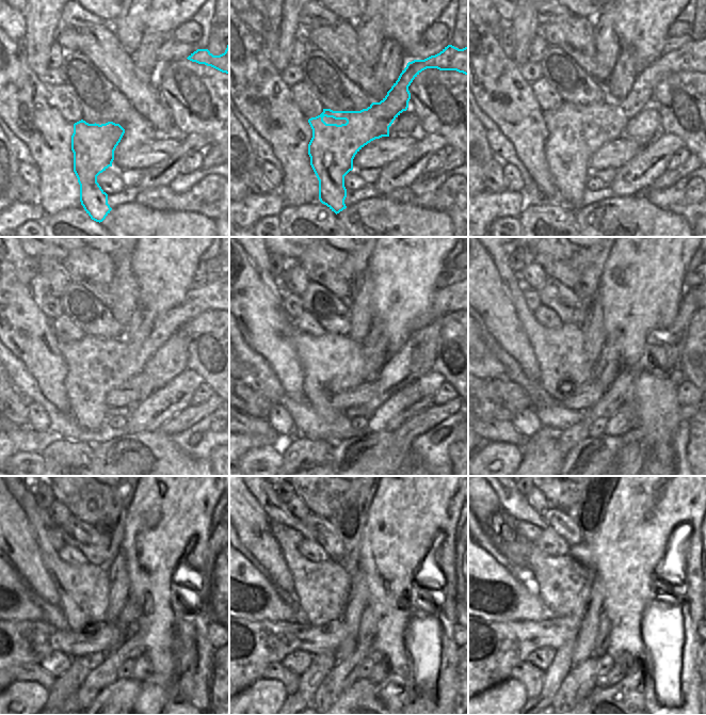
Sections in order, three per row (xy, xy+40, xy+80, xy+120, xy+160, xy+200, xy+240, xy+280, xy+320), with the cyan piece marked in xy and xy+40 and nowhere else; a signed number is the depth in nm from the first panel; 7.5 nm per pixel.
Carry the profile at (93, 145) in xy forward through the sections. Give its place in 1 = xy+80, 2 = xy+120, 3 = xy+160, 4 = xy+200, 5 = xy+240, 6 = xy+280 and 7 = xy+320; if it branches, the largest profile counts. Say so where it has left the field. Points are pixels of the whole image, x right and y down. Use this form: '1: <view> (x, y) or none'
1: xy+80 (567, 149)
2: xy+120 (86, 384)
3: xy+160 (321, 384)
4: xy+200 (548, 344)
5: xy+240 (70, 582)
6: xy+280 (309, 577)
7: xy+320 (552, 575)

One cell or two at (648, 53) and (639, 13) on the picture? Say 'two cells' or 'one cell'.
one cell

